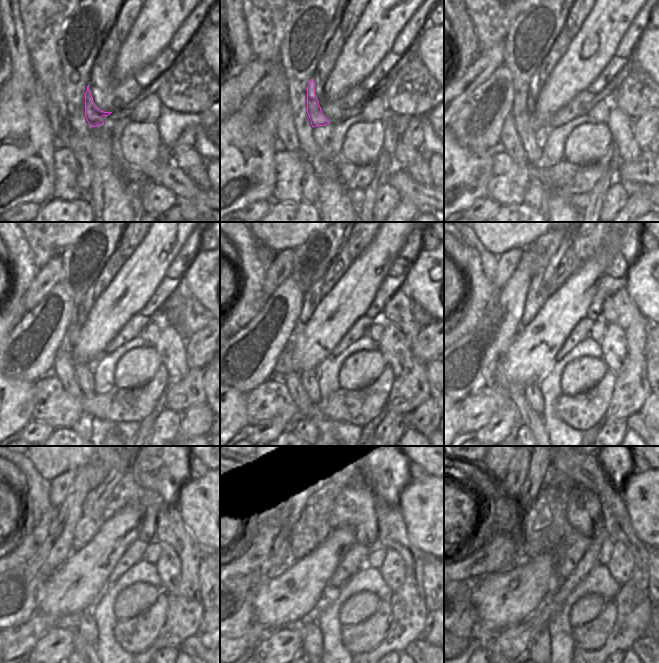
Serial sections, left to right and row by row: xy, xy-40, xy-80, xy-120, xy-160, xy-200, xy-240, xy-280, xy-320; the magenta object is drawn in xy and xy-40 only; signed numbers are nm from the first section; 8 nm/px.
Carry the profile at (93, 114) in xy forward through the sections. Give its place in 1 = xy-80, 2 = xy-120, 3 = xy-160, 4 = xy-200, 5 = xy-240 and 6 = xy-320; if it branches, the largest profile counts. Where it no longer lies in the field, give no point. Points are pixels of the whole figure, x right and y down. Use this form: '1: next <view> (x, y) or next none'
1: next xy-80 (533, 92)
2: next xy-120 (83, 309)
3: next xy-160 (311, 298)
4: next xy-200 (538, 293)
5: next xy-240 (91, 520)
6: next xy-320 (544, 528)

